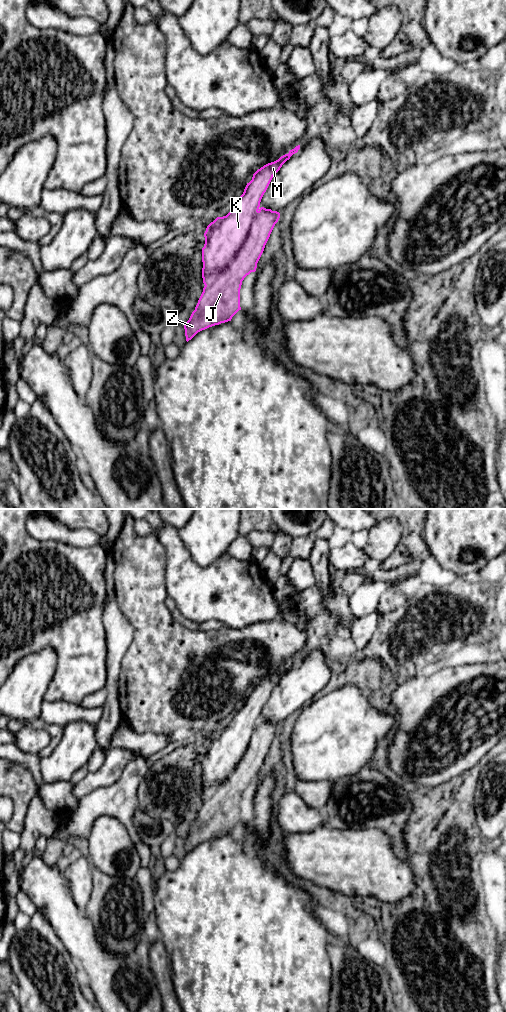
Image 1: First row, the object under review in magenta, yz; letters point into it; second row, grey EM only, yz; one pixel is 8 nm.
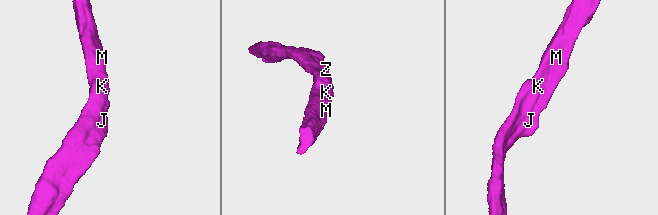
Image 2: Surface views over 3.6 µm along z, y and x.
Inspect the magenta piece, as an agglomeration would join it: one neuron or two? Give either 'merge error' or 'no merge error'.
no merge error

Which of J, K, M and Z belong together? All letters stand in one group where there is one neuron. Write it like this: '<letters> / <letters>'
J K M Z

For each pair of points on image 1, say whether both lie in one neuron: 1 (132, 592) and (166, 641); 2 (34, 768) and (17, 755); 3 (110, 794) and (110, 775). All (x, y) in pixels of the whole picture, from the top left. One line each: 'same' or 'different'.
1: same
2: same
3: different

